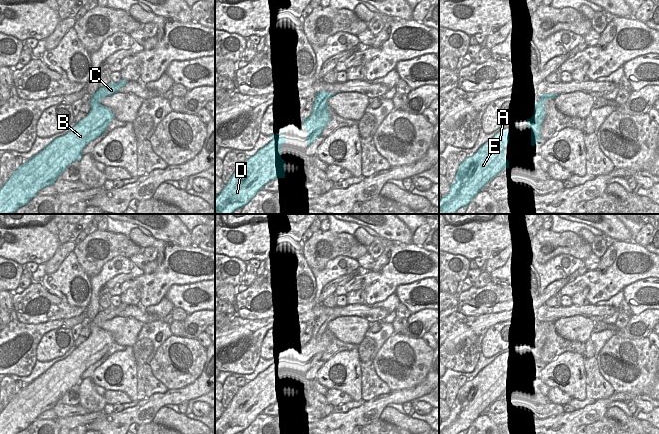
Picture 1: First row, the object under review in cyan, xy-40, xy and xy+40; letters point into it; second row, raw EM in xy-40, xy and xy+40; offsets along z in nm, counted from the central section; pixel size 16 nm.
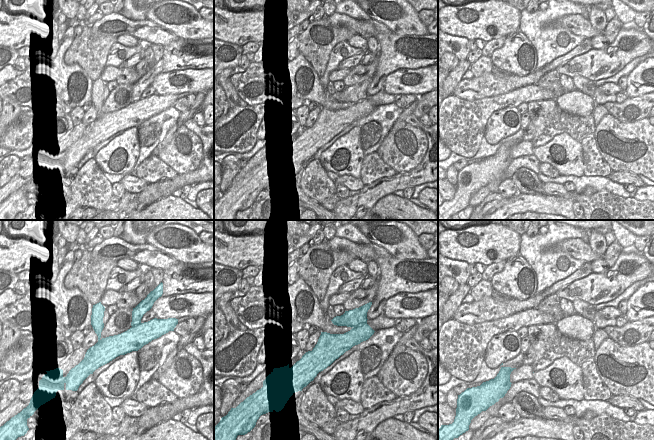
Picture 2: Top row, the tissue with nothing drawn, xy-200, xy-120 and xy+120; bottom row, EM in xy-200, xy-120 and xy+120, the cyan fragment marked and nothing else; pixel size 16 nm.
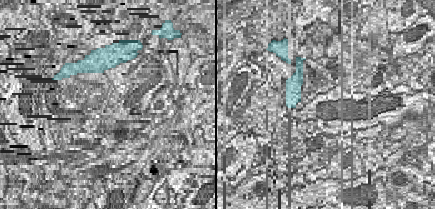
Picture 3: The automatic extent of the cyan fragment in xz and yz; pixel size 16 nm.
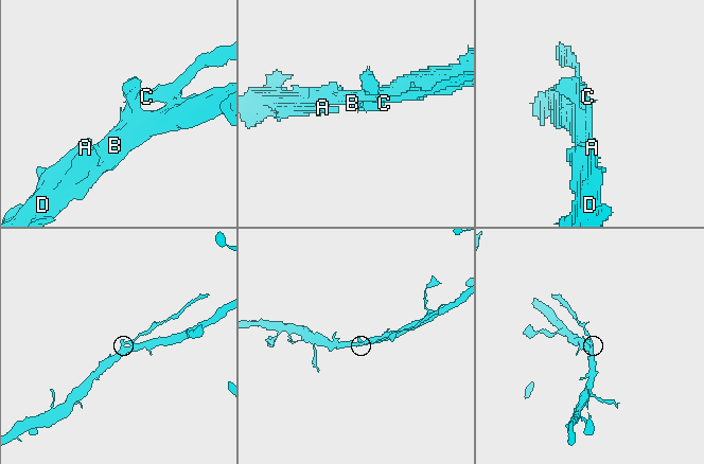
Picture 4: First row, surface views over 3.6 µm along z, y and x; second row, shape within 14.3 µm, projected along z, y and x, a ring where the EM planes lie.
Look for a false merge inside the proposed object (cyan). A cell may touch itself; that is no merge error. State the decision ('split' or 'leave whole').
split

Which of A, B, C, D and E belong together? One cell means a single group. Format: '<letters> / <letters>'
A B D E / C

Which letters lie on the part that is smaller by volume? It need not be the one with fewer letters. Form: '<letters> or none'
C

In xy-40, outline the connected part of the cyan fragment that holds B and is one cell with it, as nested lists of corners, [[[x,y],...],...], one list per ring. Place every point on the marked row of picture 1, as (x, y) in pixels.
[[[94,95],[91,97],[91,110],[87,116],[76,123],[66,135],[57,137],[25,164],[16,168],[8,181],[0,188],[0,214],[16,212],[35,197],[39,190],[53,185],[68,165],[76,160],[81,160],[82,150],[106,131],[109,122],[115,118],[115,115],[109,108],[95,103]]]

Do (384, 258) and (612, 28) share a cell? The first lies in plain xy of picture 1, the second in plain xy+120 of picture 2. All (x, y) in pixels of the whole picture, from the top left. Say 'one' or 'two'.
one

